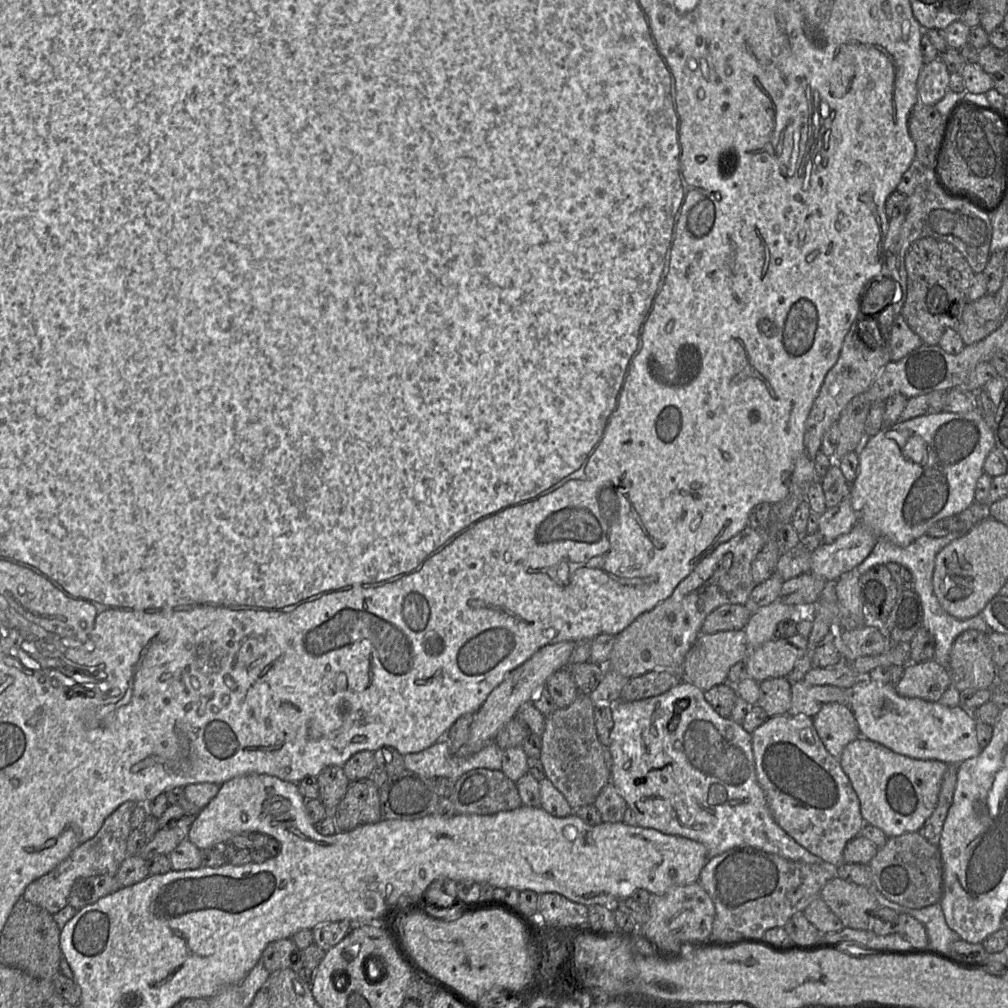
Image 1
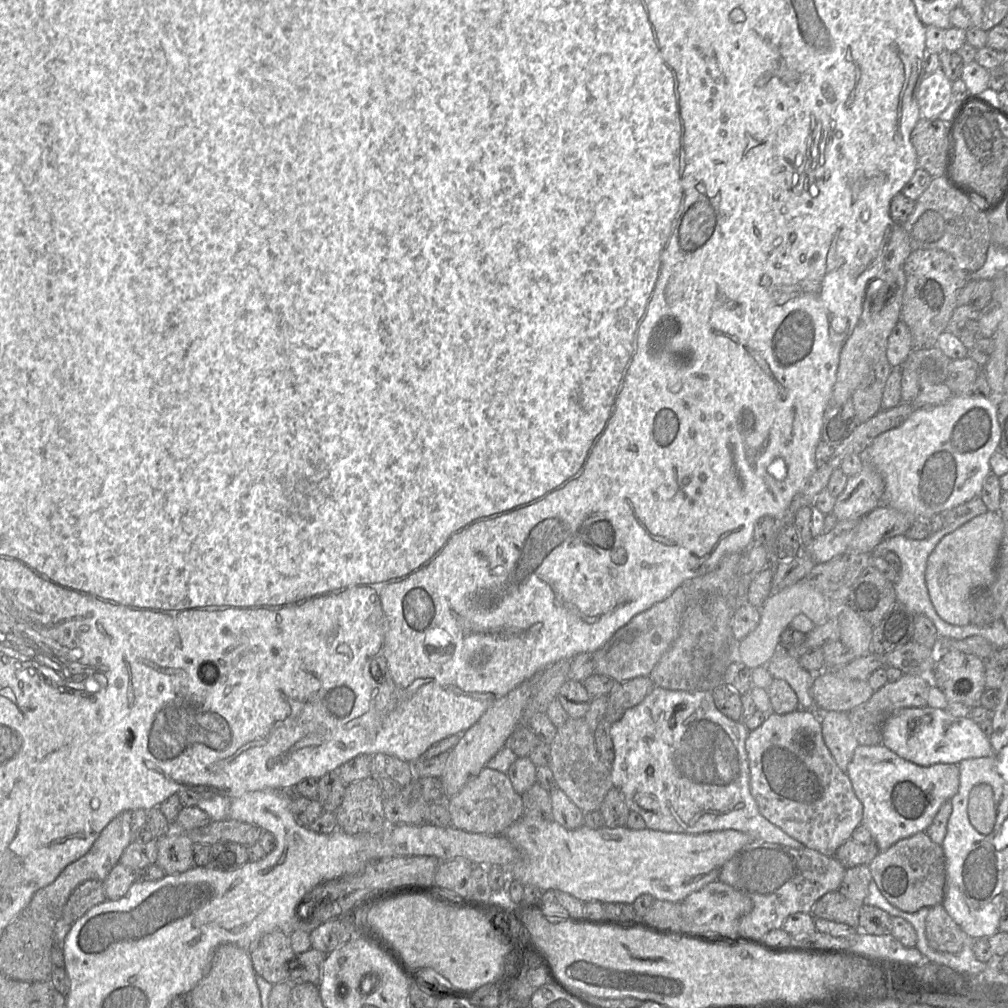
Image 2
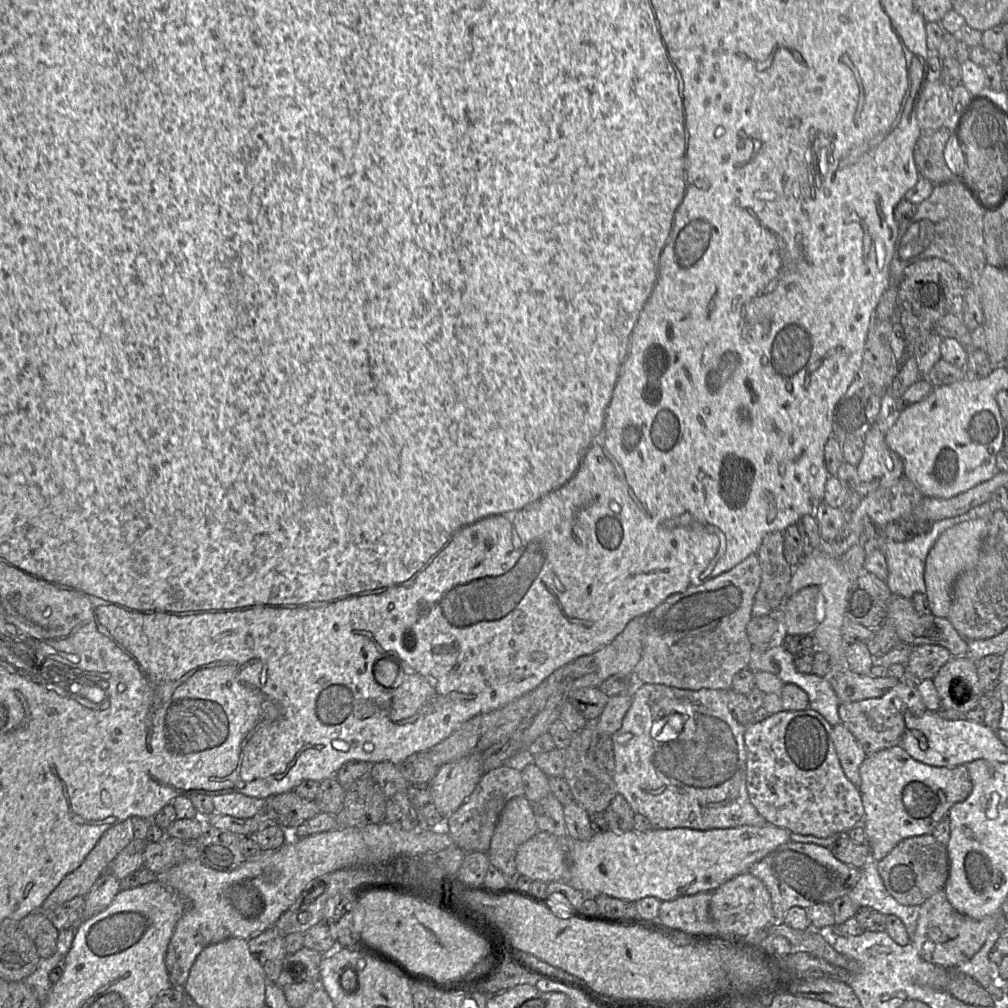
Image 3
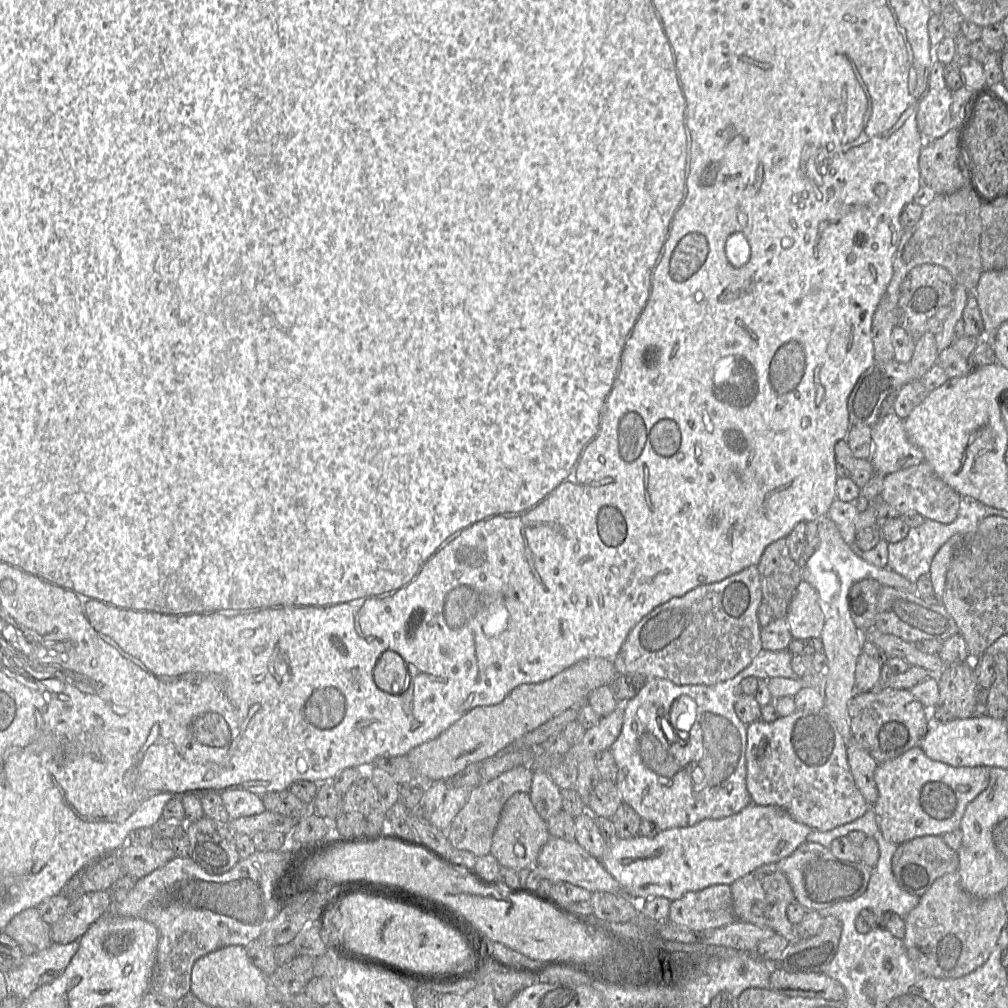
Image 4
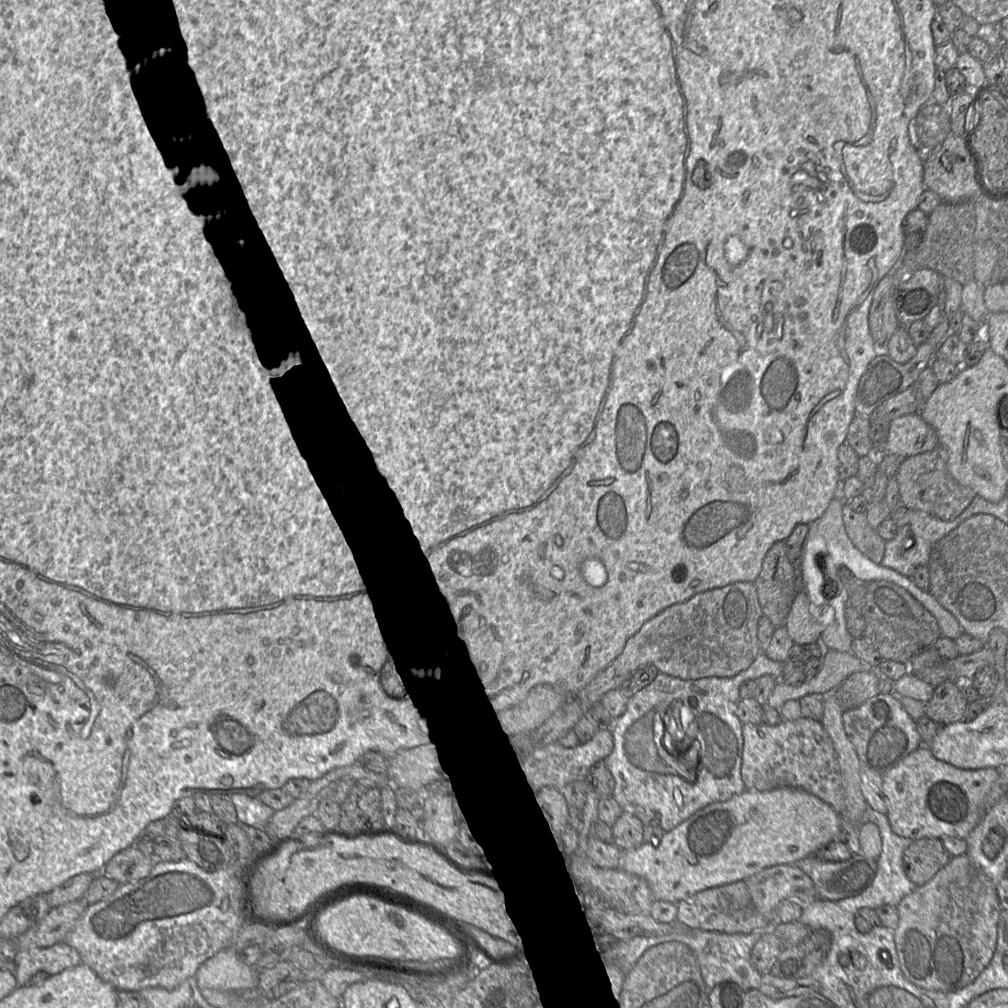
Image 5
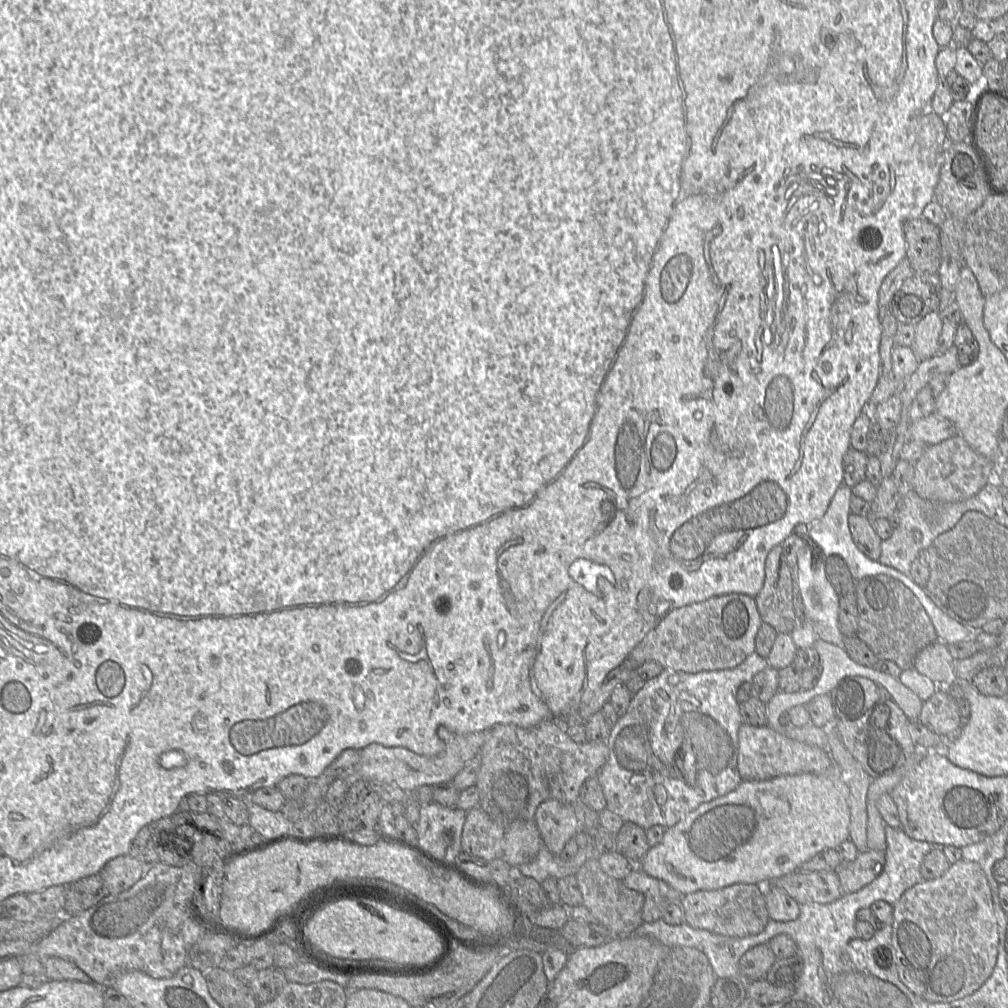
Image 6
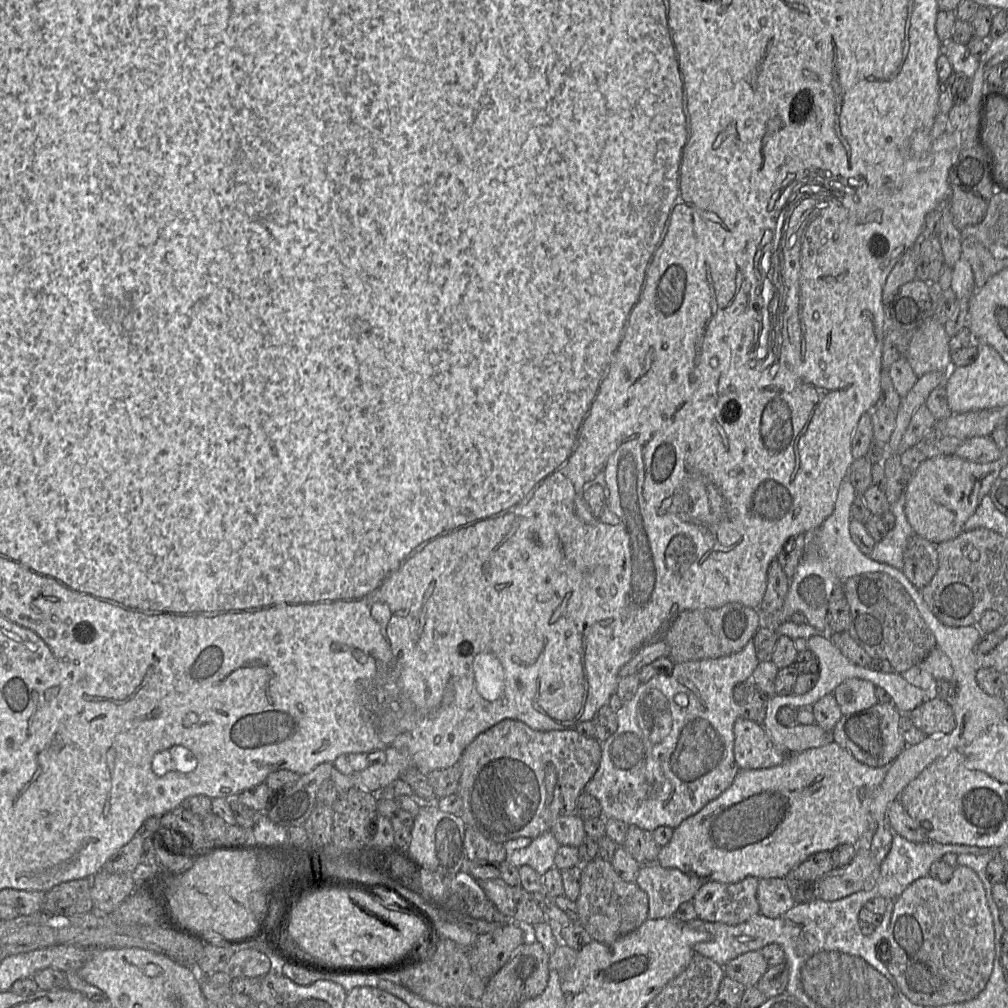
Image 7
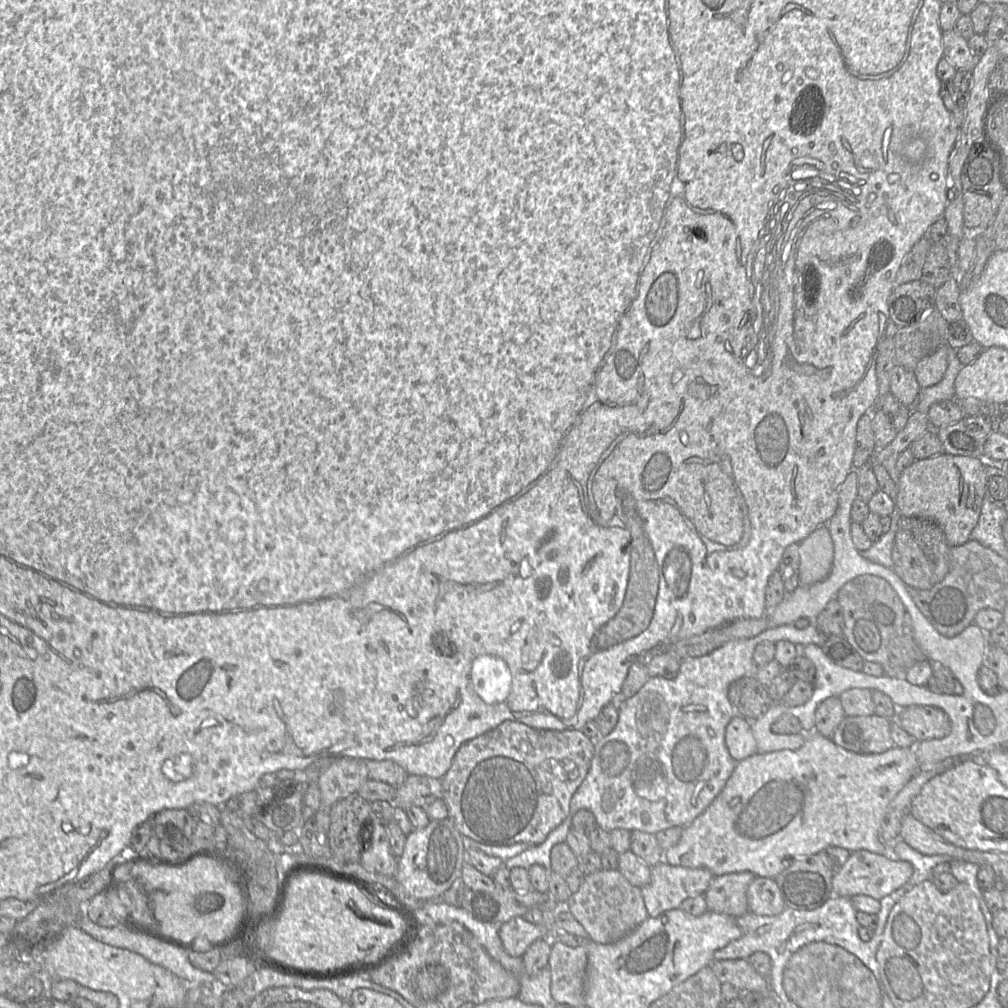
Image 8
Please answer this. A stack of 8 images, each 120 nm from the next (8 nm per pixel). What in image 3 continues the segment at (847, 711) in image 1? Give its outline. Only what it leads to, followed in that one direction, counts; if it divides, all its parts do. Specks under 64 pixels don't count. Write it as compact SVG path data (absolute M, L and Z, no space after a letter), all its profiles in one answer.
M842 723L833 726L832 740L845 776L859 788L859 768L867 753Z

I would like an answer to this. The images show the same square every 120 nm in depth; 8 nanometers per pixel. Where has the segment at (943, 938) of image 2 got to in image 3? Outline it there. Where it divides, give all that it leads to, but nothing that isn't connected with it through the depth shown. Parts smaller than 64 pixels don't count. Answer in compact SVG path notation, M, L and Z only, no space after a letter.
M942 889L921 905L912 943L925 961L946 969L954 969L981 949L988 935L996 929L998 920L999 914L977 920L960 913L951 905L945 890Z

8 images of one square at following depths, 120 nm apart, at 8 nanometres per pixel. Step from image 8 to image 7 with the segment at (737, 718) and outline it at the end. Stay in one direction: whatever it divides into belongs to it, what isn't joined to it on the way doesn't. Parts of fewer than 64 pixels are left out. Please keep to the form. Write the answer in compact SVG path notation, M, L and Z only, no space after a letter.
M743 717L736 720L734 735L734 757L739 770L771 768L793 754L774 745L761 724Z

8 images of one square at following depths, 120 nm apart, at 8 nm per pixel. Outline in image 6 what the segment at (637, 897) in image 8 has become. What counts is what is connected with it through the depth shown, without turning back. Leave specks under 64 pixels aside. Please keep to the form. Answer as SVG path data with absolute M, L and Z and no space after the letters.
M597 856L588 859L575 876L582 893L583 905L588 908L598 923L609 930L611 939L629 936L643 923L644 895L607 875L602 870Z

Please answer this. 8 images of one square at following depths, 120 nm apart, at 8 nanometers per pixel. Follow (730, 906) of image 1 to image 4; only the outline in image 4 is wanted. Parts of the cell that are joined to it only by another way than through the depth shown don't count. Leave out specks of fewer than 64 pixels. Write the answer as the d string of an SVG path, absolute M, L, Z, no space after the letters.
M808 841L776 864L786 875L795 902L803 905L807 910L817 911L861 896L867 889L872 870L862 861L841 860L834 856L829 848Z

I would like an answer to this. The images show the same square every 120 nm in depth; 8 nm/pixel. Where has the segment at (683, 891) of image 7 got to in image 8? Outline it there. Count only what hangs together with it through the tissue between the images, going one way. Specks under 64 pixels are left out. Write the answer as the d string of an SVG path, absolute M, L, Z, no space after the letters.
M662 861L651 867L650 881L641 887L649 917L680 908L688 898L704 894L714 875L704 868L686 868Z

